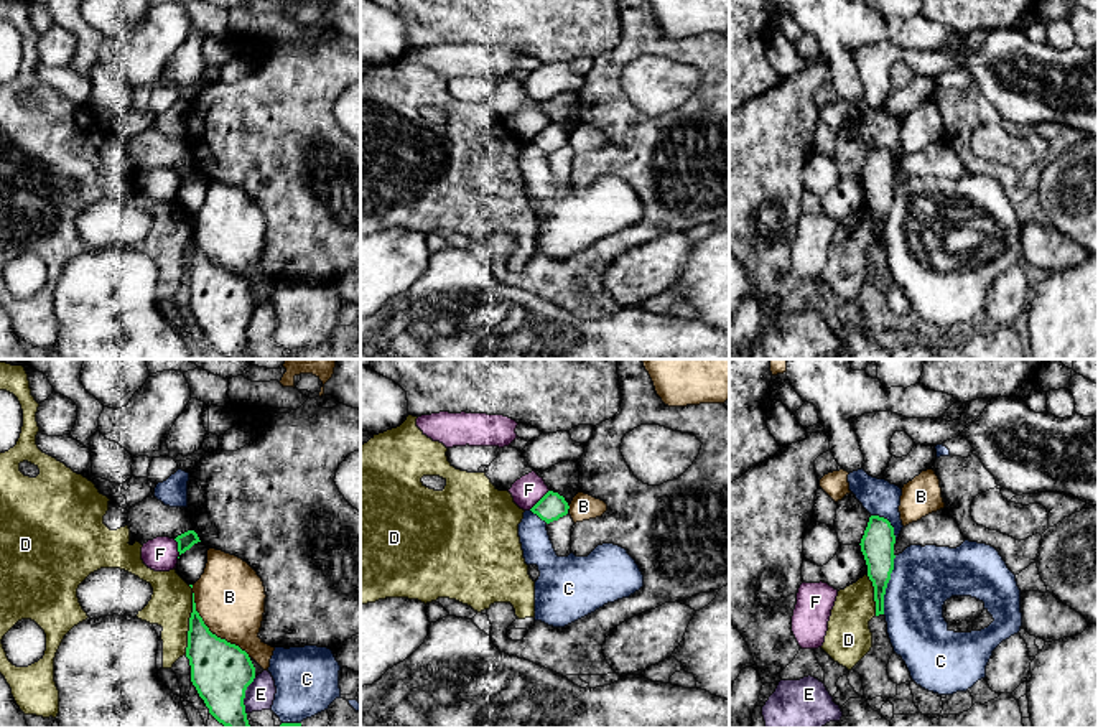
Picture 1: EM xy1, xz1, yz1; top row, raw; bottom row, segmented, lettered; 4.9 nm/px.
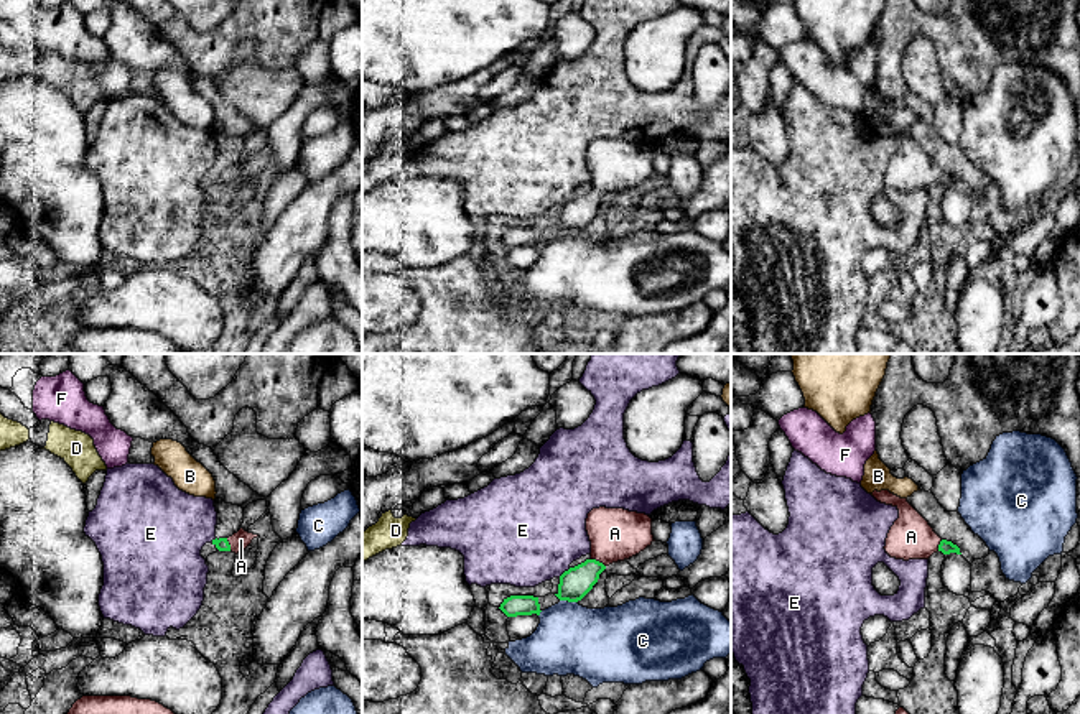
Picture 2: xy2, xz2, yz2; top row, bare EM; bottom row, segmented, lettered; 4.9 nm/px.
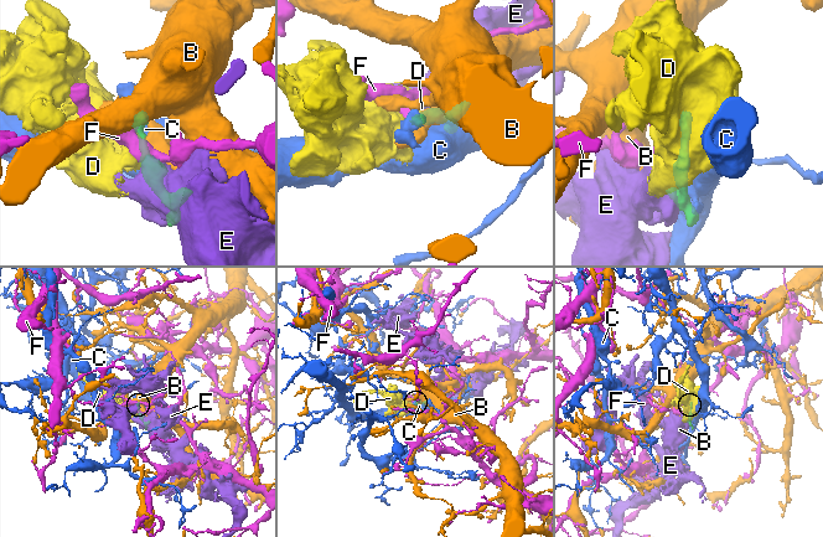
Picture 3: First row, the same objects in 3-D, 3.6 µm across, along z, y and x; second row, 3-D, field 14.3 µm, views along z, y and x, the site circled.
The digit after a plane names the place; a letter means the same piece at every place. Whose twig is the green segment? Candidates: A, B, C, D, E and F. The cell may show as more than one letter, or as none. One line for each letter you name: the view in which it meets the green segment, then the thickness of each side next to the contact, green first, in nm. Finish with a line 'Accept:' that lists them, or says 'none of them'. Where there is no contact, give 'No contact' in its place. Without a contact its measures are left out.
A: Touches green in xz2. Thickness 150 nm (green) against 260 nm
Accept: A

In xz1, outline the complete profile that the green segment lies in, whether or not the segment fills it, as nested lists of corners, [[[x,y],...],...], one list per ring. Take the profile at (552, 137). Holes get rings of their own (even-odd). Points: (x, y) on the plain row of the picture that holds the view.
[[[548,122],[530,142],[547,155],[568,145],[568,133],[558,124]]]

